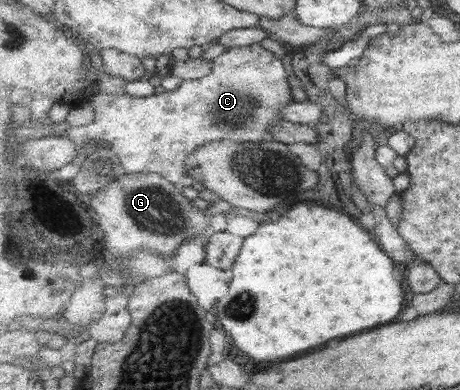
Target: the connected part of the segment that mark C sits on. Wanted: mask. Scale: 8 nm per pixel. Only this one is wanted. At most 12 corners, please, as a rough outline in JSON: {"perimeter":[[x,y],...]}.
{"perimeter":[[260,44],[227,49],[202,79],[134,97],[99,92],[98,139],[125,174],[178,187],[208,142],[261,142],[292,102]]}

